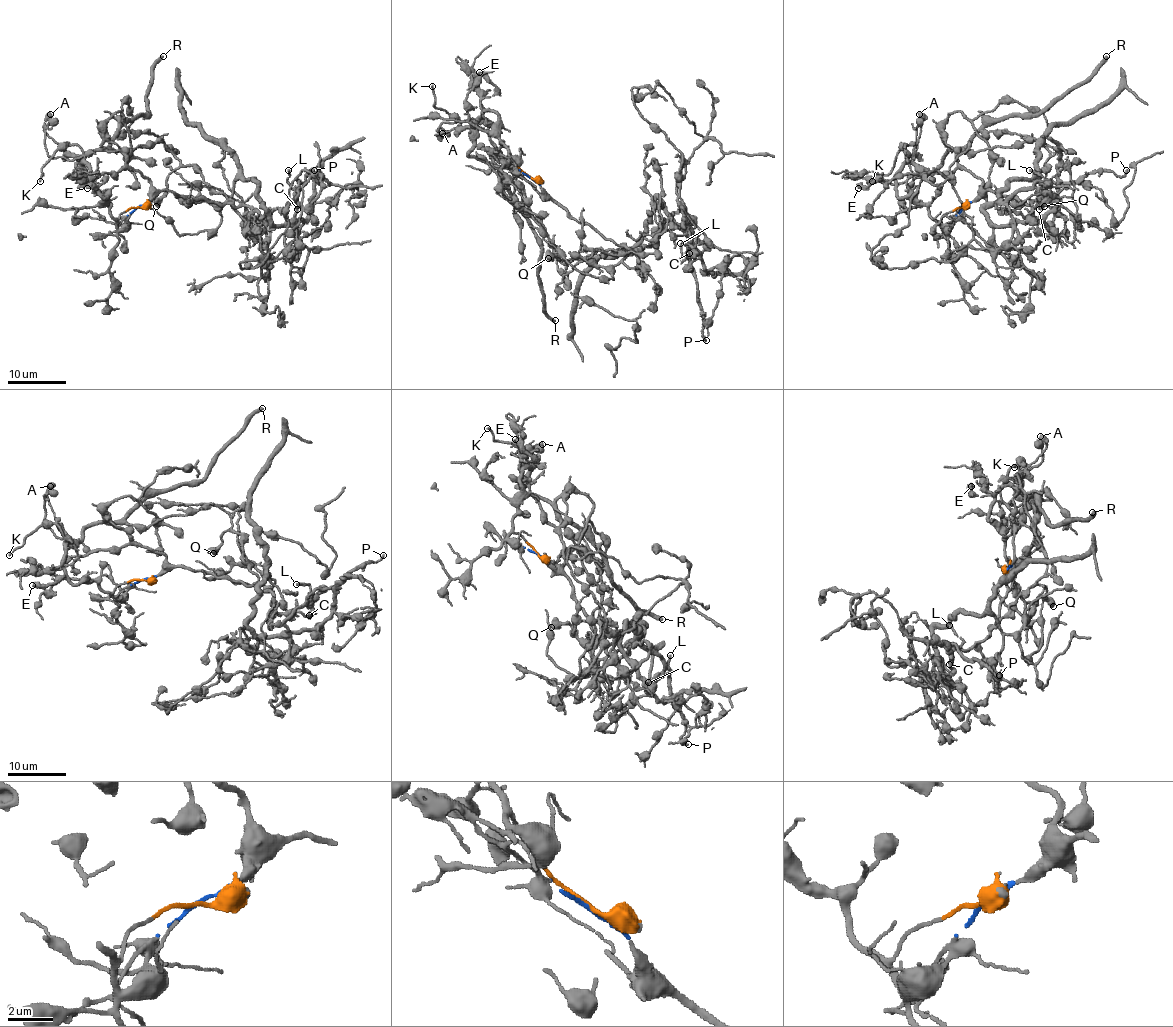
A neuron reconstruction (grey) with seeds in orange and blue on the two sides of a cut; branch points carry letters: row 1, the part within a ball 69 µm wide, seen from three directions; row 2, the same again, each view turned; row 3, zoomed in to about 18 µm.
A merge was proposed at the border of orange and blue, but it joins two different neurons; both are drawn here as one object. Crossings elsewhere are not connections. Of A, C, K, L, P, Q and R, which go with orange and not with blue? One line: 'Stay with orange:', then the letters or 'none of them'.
Stay with orange: K, R

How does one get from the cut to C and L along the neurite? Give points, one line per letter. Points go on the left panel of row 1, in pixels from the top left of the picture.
C: (138, 207), (161, 190), (171, 190), (187, 197), (243, 206), (263, 216), (294, 202), (300, 189), (297, 209)
L: (138, 207), (161, 190), (171, 190), (243, 206), (261, 216), (294, 202), (300, 189), (287, 180), (288, 170)

